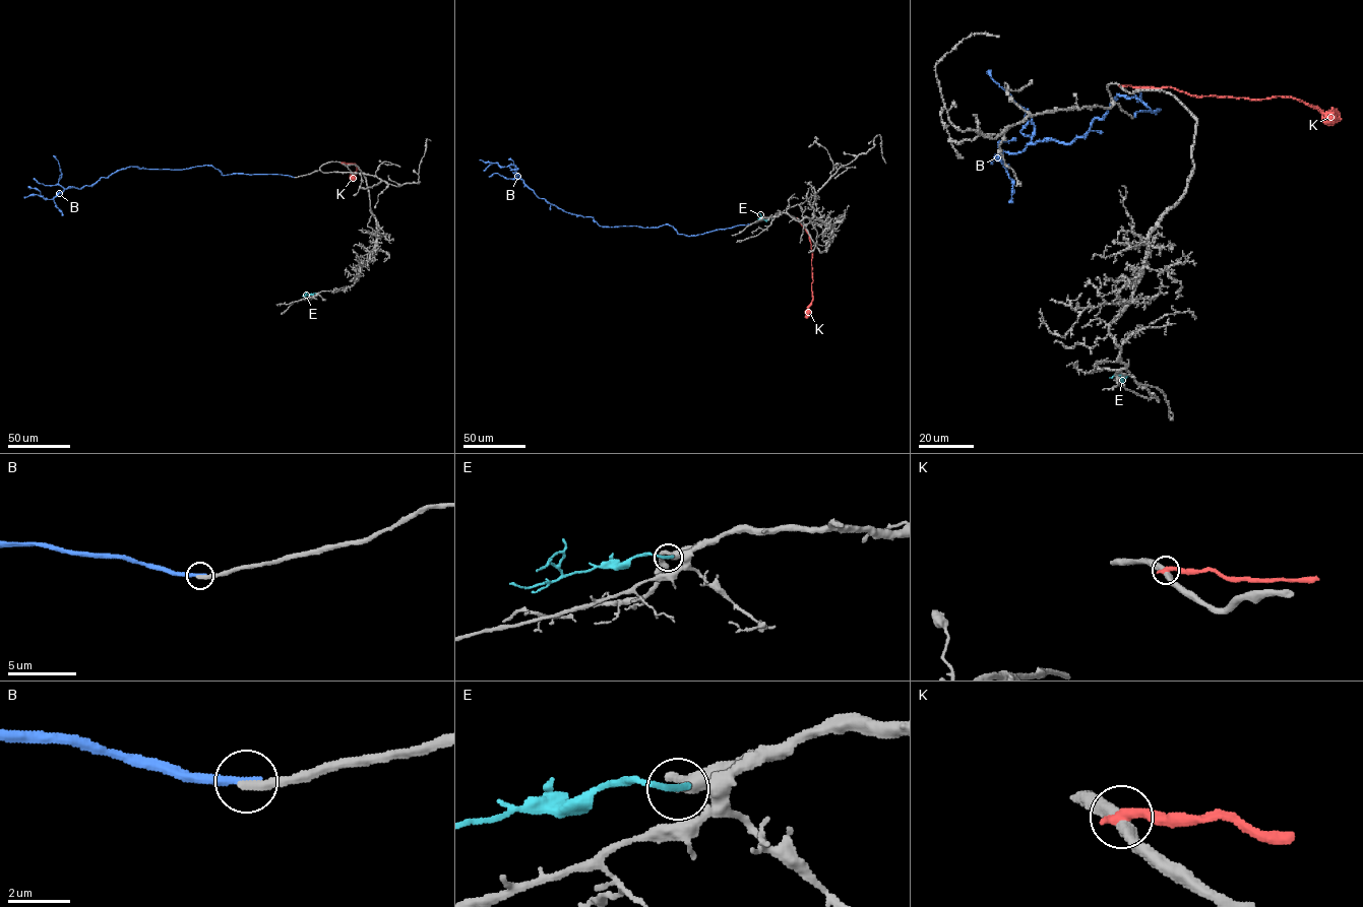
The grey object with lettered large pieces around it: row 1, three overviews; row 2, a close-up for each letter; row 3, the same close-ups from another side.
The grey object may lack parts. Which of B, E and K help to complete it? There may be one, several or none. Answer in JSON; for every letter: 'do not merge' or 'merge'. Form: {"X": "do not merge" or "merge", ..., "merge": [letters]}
{"B": "merge", "E": "do not merge", "K": "do not merge", "merge": ["B"]}

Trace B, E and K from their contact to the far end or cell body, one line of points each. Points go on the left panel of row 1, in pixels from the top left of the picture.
B: (295, 177), (223, 175), (207, 165), (180, 170), (129, 167), (91, 185), (68, 187), (51, 199), (28, 187)
E: (316, 294), (304, 295)
K: (342, 163), (356, 165), (357, 169), (351, 178)

